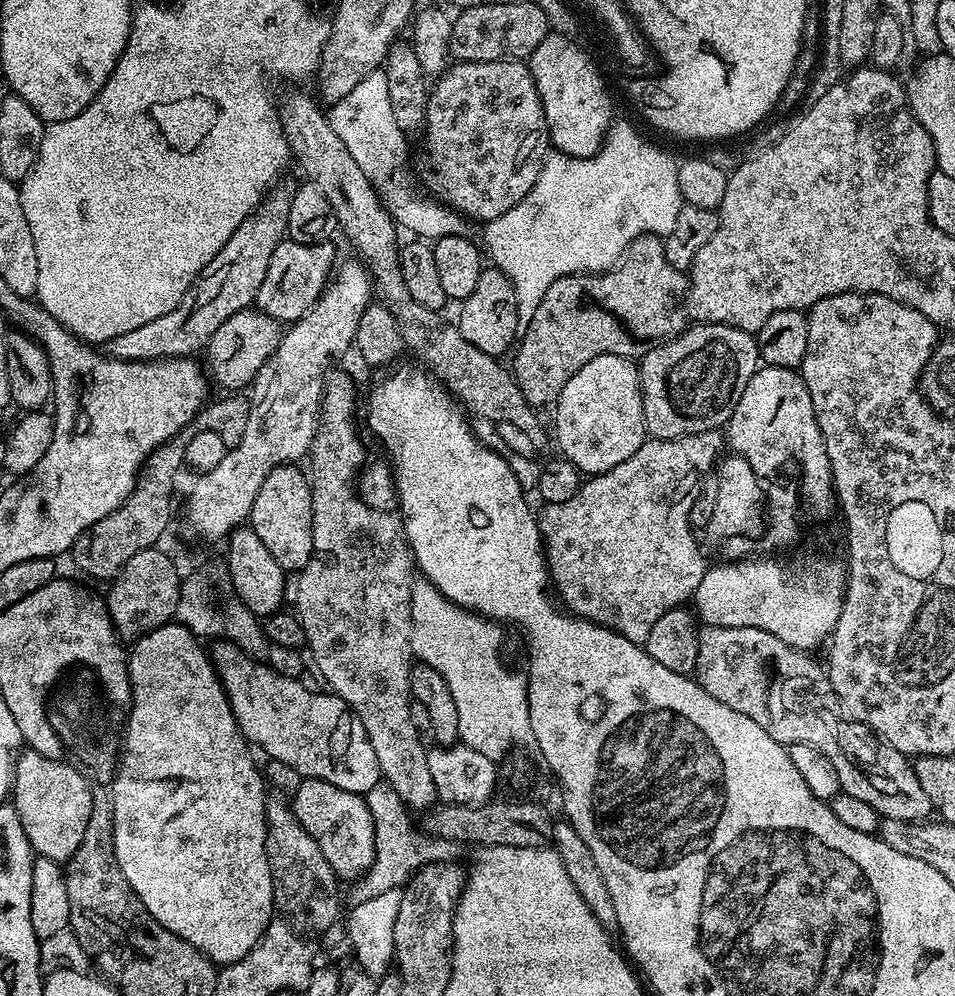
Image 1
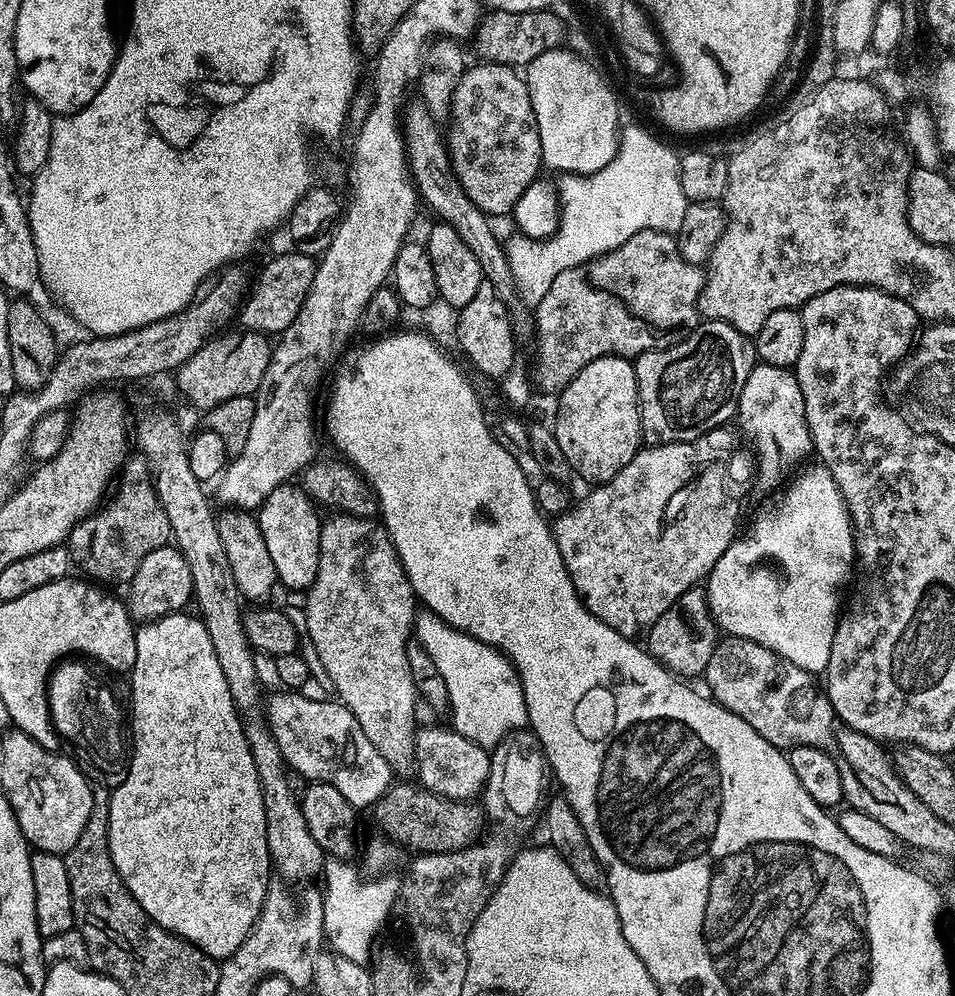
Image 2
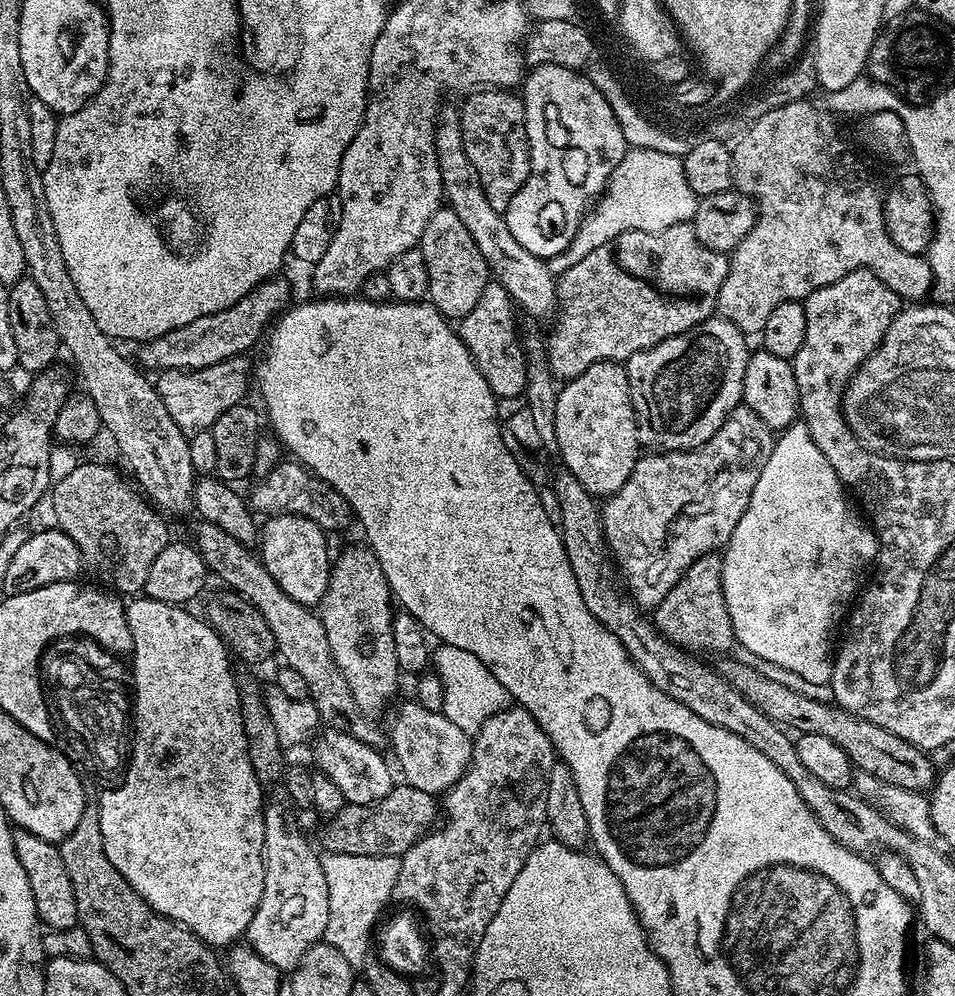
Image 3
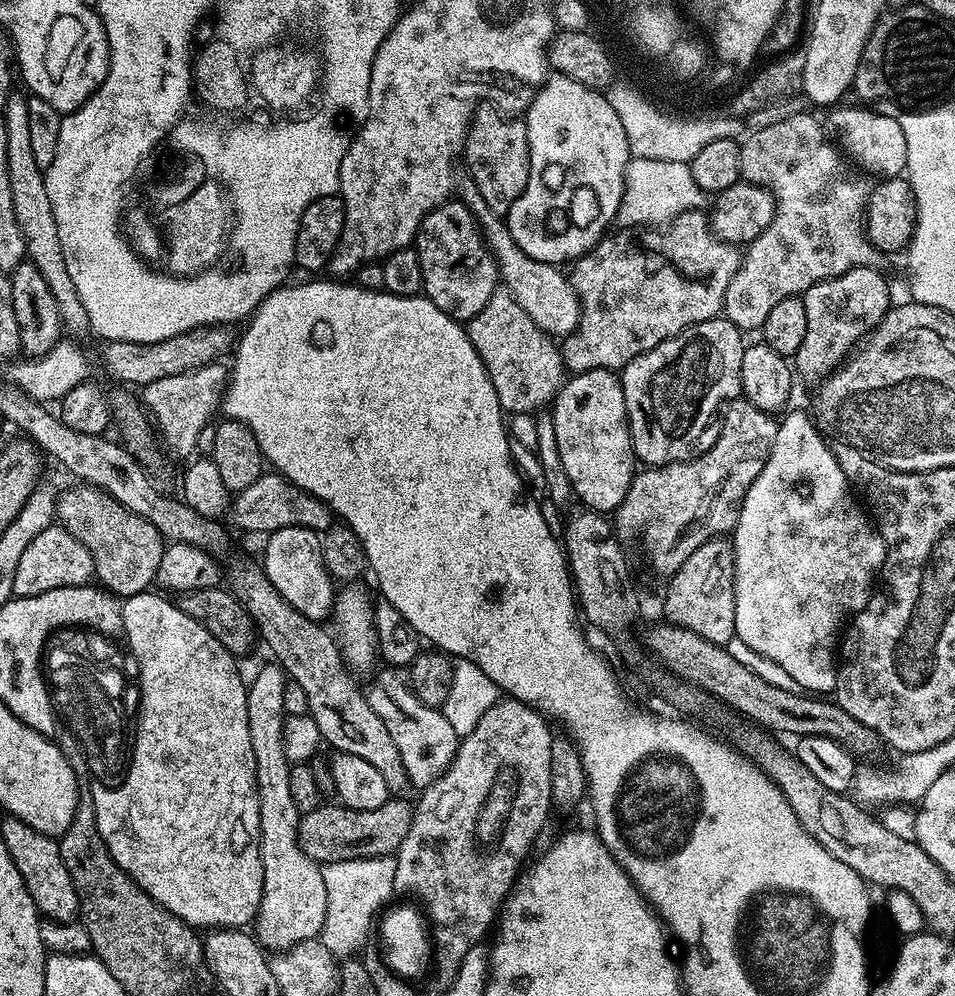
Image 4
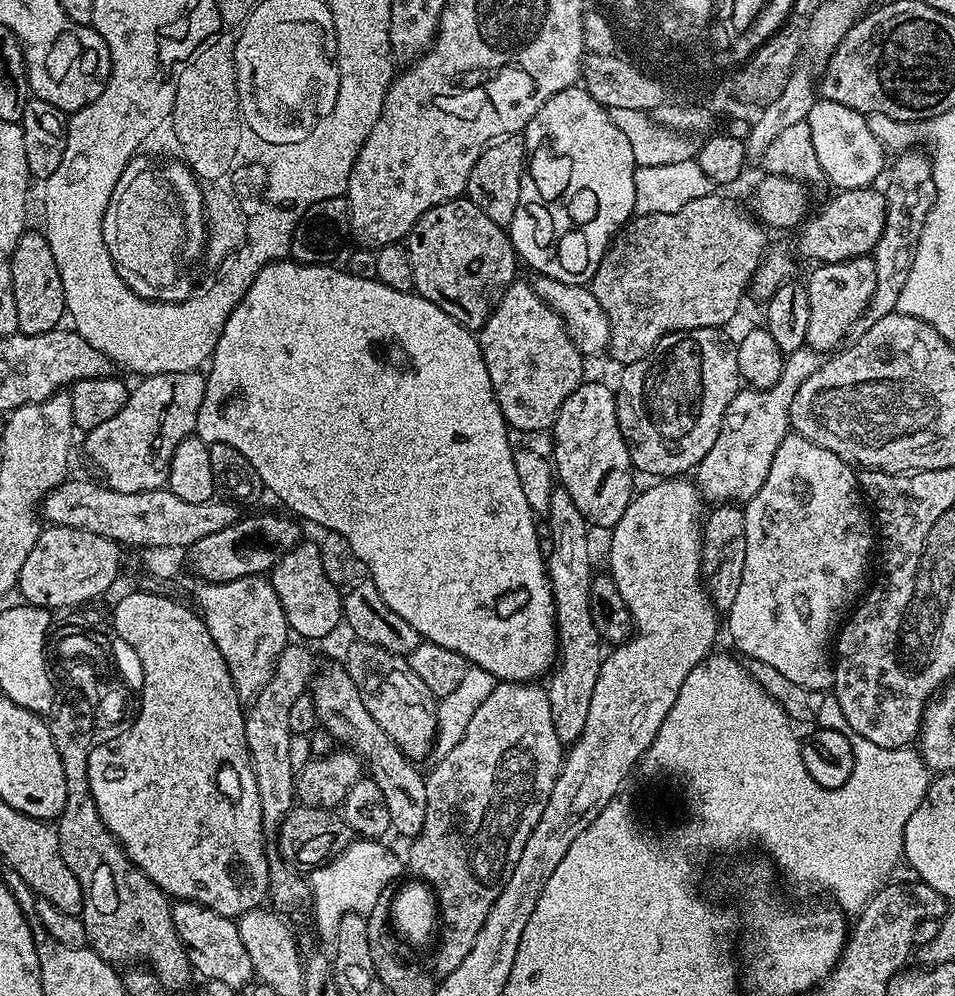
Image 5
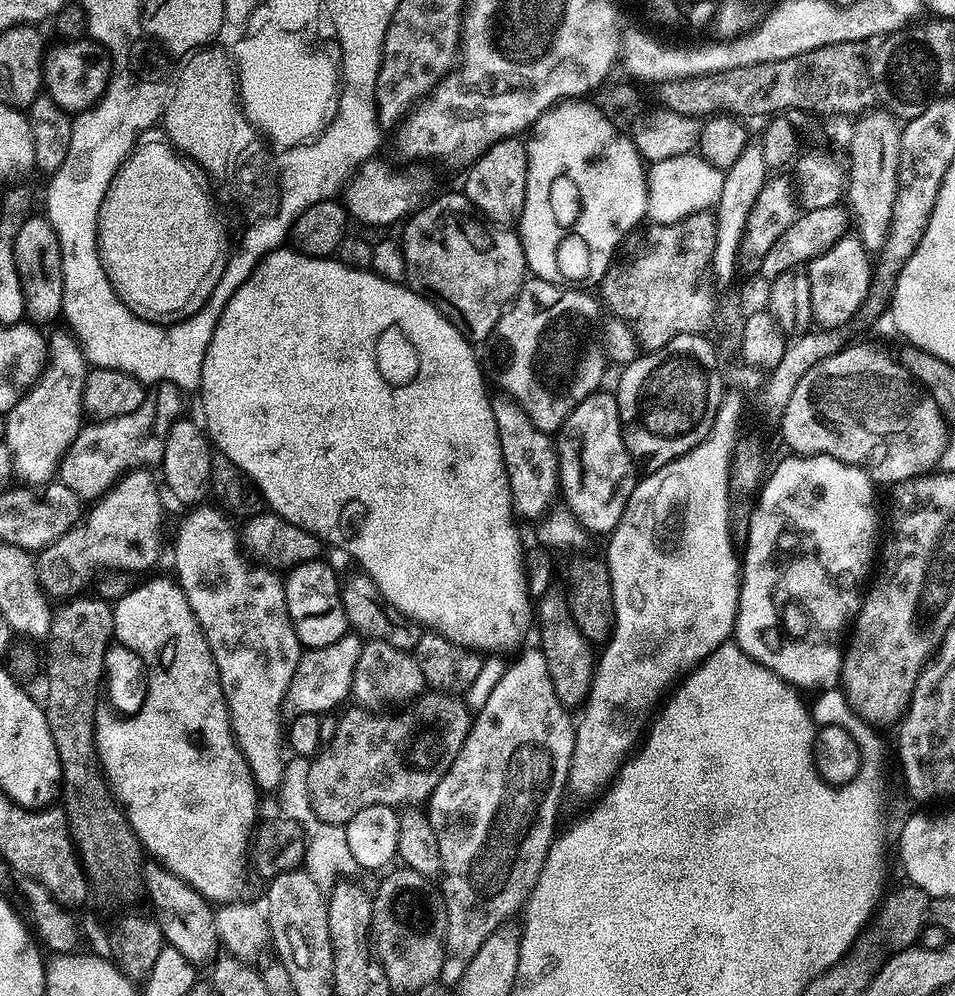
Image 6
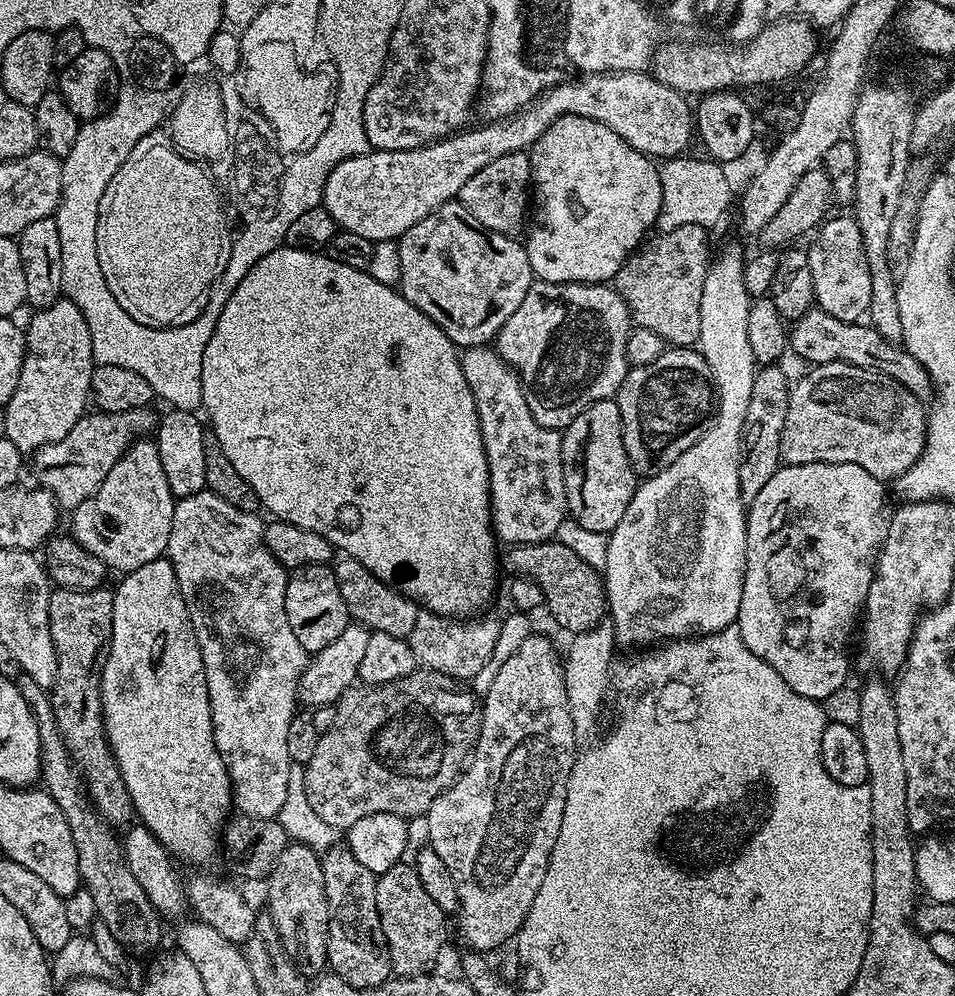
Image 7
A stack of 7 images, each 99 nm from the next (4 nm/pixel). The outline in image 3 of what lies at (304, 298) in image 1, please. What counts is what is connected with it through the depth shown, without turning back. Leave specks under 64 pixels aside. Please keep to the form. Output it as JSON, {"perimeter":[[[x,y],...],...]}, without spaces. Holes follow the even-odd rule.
{"perimeter":[[[280,279],[264,280],[254,291],[246,294],[246,298],[234,302],[234,306],[221,312],[206,314],[202,318],[194,318],[194,322],[186,322],[186,326],[175,328],[158,338],[141,343],[137,347],[140,348],[136,352],[137,357],[135,356],[139,367],[152,374],[197,372],[223,360],[251,353],[251,348],[256,343],[257,345],[261,343],[269,325],[289,307],[288,284]]]}

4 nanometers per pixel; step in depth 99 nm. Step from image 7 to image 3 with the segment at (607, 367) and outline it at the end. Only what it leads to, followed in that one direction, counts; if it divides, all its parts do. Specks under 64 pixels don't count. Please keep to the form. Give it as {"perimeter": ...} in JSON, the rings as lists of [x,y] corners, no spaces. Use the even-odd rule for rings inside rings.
{"perimeter":[[[490,282],[486,290],[482,290],[482,298],[478,298],[474,310],[470,310],[470,314],[458,322],[460,340],[470,358],[474,358],[474,366],[478,366],[482,378],[486,378],[490,390],[501,401],[512,400],[515,396],[523,397],[528,387],[528,358],[524,355],[522,332],[518,324],[516,328],[515,311],[514,301],[506,289]]]}

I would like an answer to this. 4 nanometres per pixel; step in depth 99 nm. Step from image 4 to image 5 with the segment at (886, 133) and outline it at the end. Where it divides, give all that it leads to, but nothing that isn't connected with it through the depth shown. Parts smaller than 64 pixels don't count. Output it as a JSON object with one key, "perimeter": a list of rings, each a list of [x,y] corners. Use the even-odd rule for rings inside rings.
{"perimeter":[[[820,98],[810,108],[804,122],[810,126],[811,144],[821,173],[835,185],[835,189],[871,187],[883,170],[885,173],[888,164],[884,158],[886,149],[883,141],[873,134],[871,121],[863,113],[842,103]]]}

